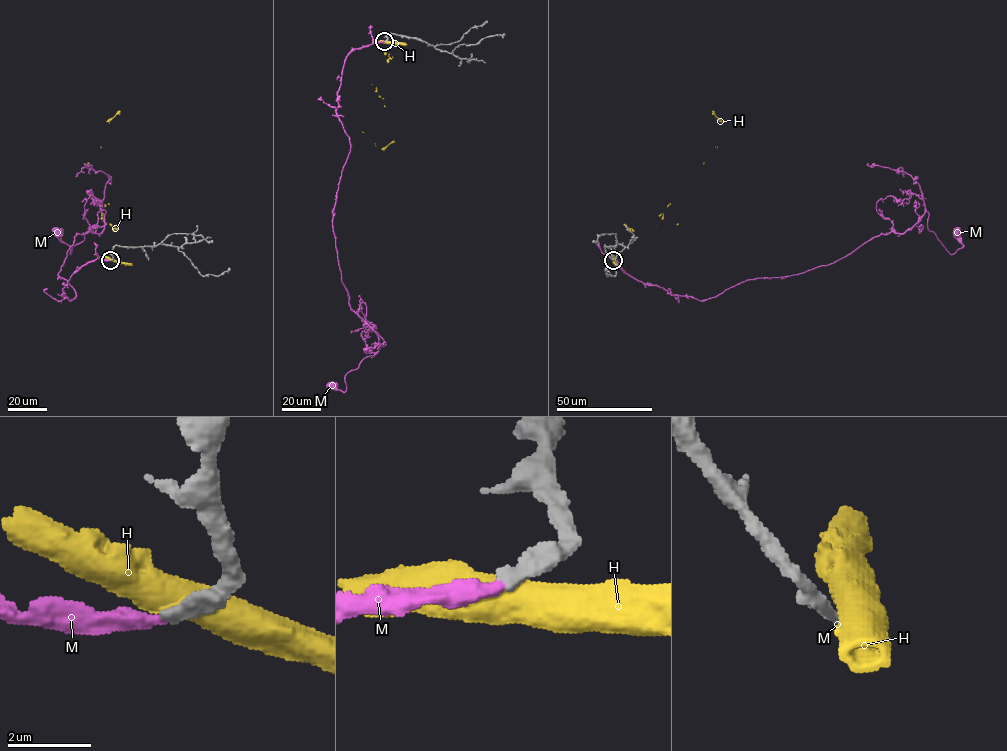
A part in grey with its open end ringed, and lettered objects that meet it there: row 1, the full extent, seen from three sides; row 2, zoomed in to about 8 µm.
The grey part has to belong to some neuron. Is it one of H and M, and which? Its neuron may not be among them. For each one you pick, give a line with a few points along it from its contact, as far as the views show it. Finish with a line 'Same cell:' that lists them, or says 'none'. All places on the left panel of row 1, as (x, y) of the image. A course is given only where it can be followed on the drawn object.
M: course (110, 260), (74, 273), (69, 300), (67, 252), (104, 215), (70, 254), (57, 232)
Same cell: M

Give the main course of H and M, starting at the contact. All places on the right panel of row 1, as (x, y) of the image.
H: (613, 260), (631, 230), (663, 214), (717, 146), (722, 122), (713, 110)
M: (613, 260), (705, 300), (833, 264), (926, 211), (951, 254), (963, 246), (958, 232)

